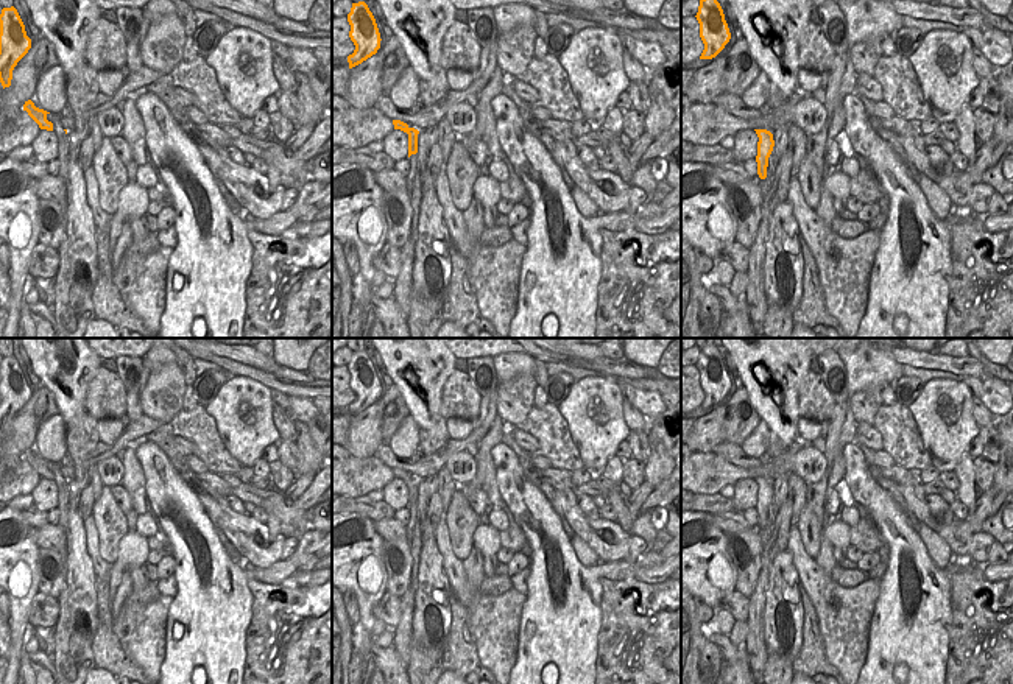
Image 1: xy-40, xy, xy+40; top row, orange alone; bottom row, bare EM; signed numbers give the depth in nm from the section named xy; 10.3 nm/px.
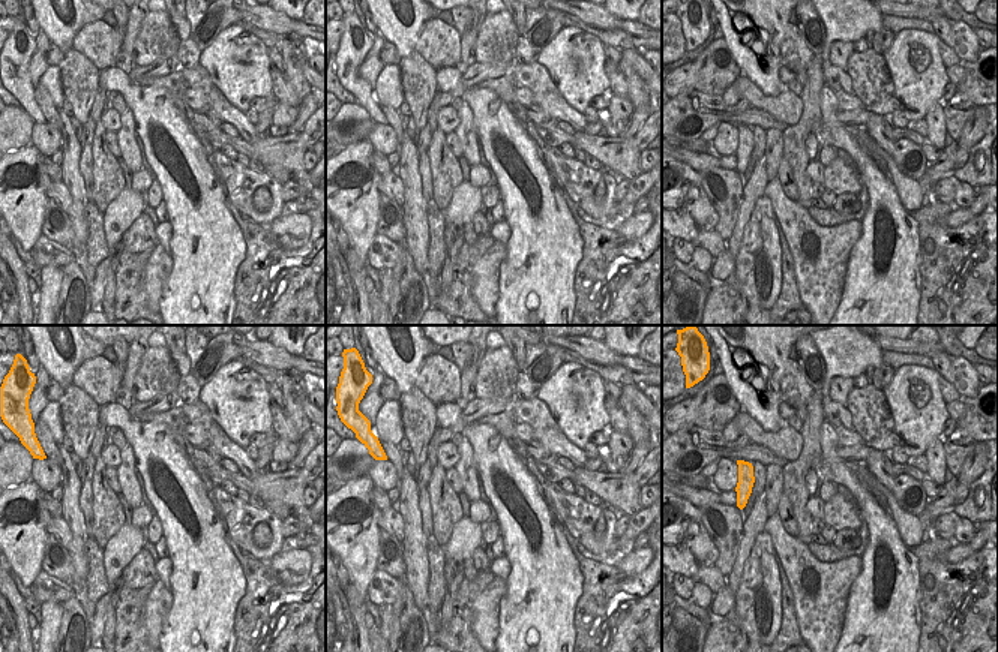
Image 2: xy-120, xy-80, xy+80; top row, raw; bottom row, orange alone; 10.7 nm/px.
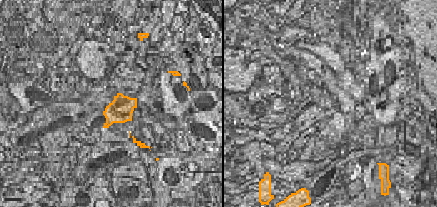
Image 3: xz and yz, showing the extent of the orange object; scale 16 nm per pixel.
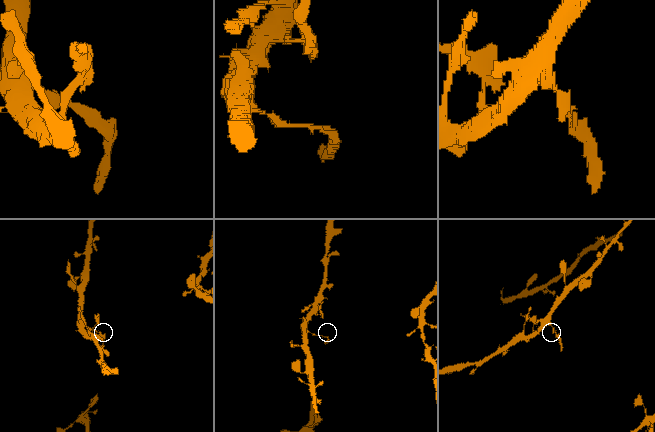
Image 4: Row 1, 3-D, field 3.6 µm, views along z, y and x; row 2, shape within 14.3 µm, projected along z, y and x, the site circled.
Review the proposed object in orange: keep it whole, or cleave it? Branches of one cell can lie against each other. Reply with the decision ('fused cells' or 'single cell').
fused cells

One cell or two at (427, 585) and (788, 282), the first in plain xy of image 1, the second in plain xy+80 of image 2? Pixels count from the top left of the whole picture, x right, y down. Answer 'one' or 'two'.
two

